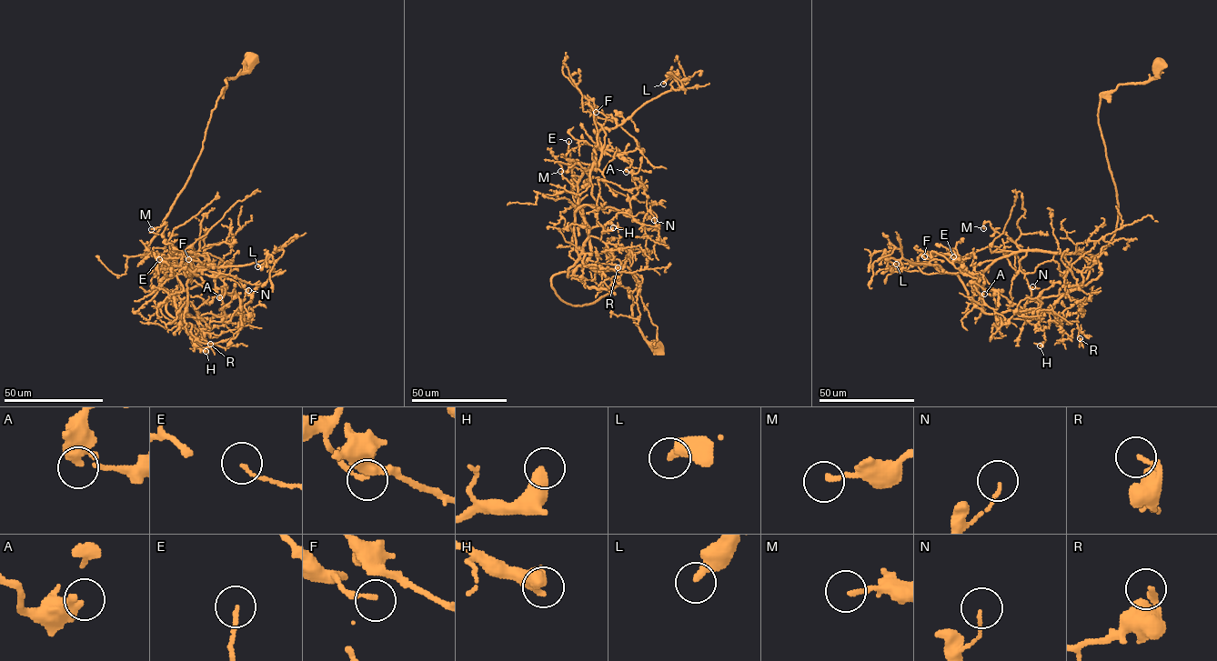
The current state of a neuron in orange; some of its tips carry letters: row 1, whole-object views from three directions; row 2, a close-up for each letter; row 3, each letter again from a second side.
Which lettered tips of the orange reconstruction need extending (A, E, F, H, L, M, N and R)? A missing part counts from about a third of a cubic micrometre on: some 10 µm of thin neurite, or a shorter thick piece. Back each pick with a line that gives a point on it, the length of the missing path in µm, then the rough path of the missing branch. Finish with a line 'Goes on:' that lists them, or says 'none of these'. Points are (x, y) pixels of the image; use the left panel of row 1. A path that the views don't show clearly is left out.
Goes on: none of these

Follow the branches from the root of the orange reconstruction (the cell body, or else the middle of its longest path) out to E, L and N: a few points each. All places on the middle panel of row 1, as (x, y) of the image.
E: (656, 346), (635, 322), (628, 288), (579, 305), (551, 285), (590, 252), (568, 141)
L: (656, 346), (628, 288), (572, 305), (551, 277), (590, 254), (578, 181), (597, 134), (678, 70), (663, 84)
N: (656, 346), (635, 322), (628, 288), (579, 305), (551, 285), (572, 275), (593, 226), (623, 212), (654, 220)

